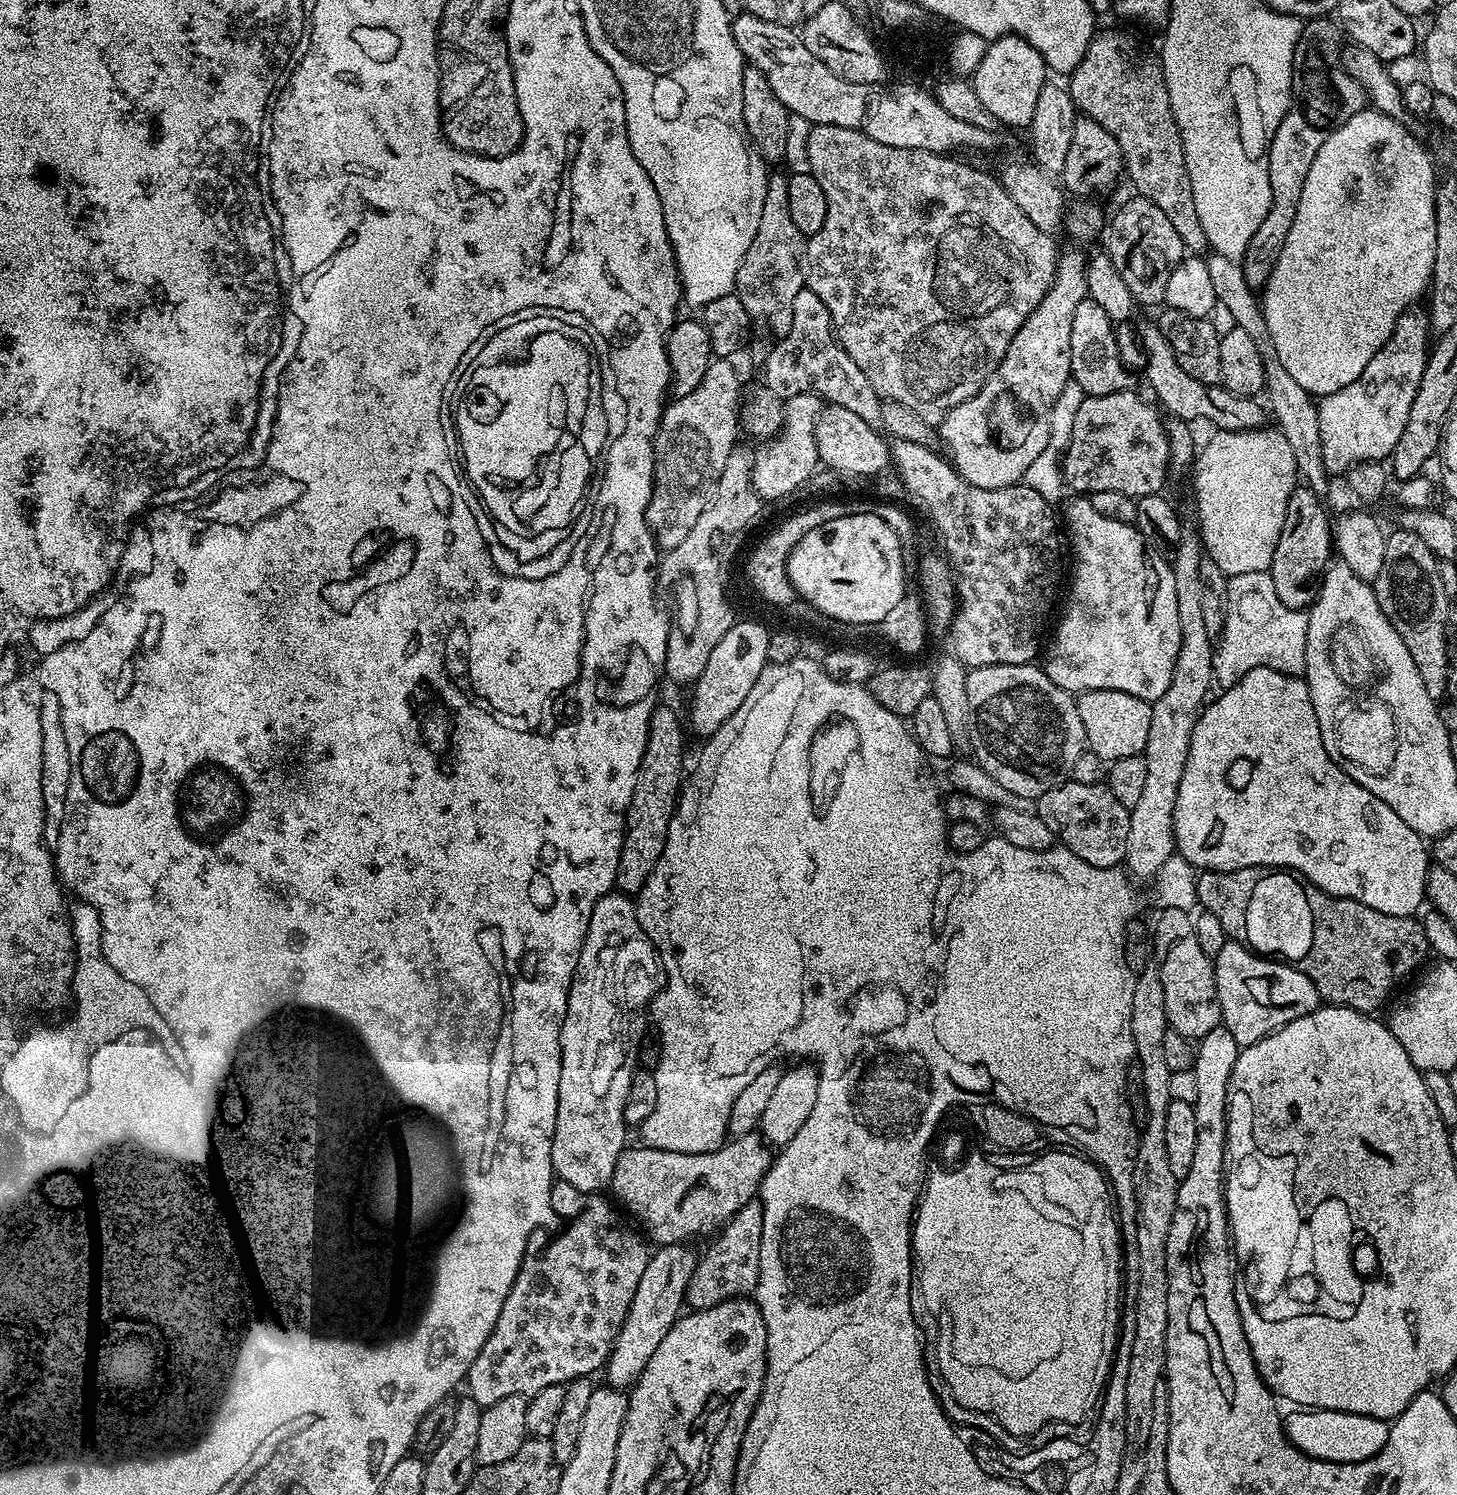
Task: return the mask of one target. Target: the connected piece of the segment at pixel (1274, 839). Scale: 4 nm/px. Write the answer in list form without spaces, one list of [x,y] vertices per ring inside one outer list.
[[[1255,668],[1246,673],[1238,683],[1225,687],[1221,692],[1224,693],[1212,705],[1209,703],[1196,717],[1196,725],[1192,731],[1186,766],[1176,795],[1176,809],[1172,815],[1174,844],[1178,852],[1181,852],[1194,867],[1209,872],[1233,872],[1239,868],[1263,869],[1265,866],[1271,866],[1276,870],[1291,870],[1303,877],[1309,885],[1327,892],[1329,896],[1345,896],[1347,900],[1357,900],[1382,914],[1412,916],[1415,908],[1420,903],[1423,905],[1426,900],[1424,883],[1420,881],[1420,876],[1416,876],[1416,880],[1396,880],[1396,876],[1392,876],[1392,868],[1384,868],[1384,864],[1376,868],[1376,864],[1372,864],[1372,852],[1376,852],[1376,848],[1352,848],[1352,844],[1348,844],[1348,832],[1344,832],[1344,836],[1332,836],[1336,828],[1324,828],[1324,824],[1320,824],[1320,804],[1312,804],[1312,800],[1320,800],[1320,772],[1328,772],[1328,763],[1332,761],[1332,757],[1324,749],[1307,683],[1287,672],[1275,672],[1272,668]]]

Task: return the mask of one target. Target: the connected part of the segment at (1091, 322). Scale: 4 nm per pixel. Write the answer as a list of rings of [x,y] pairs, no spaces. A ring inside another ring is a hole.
[[[1090,298],[1078,302],[1074,310],[1074,326],[1070,326],[1070,346],[1072,347],[1072,380],[1082,386],[1085,396],[1105,396],[1123,392],[1129,387],[1128,372],[1124,369],[1124,360],[1120,357],[1120,348],[1116,345],[1114,321],[1108,317],[1106,310]]]

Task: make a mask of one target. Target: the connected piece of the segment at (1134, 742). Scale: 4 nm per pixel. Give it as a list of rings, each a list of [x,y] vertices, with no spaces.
[[[1090,690],[1079,693],[1076,709],[1082,718],[1087,747],[1106,762],[1143,753],[1150,738],[1152,704],[1149,701],[1118,690]]]

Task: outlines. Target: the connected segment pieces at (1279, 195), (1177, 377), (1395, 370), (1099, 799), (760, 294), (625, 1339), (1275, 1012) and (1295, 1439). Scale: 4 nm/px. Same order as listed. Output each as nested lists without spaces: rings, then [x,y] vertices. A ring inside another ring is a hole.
[[[1308,22],[1303,25],[1302,35],[1294,50],[1292,67],[1295,111],[1290,110],[1285,114],[1268,147],[1270,210],[1266,218],[1262,218],[1262,224],[1254,230],[1242,261],[1244,282],[1253,290],[1263,289],[1272,277],[1272,267],[1280,257],[1280,246],[1294,222],[1294,214],[1298,214],[1298,198],[1302,198],[1302,186],[1306,182],[1306,174],[1310,174],[1310,162],[1314,162],[1314,154],[1318,154],[1318,146],[1322,146],[1326,135],[1325,129],[1320,129],[1308,116],[1340,116],[1336,118],[1345,121],[1366,108],[1366,93],[1360,84],[1339,63],[1331,64],[1324,57],[1320,40],[1326,39],[1328,32],[1320,24],[1323,23]]]
[[[1144,324],[1140,328],[1140,344],[1144,347],[1144,360],[1148,363],[1148,380],[1156,390],[1160,400],[1166,407],[1172,411],[1173,417],[1179,418],[1185,422],[1193,422],[1192,420],[1209,420],[1213,424],[1213,429],[1222,432],[1247,432],[1256,430],[1261,427],[1260,424],[1266,416],[1265,409],[1260,409],[1255,399],[1244,396],[1237,396],[1235,392],[1228,391],[1223,386],[1213,386],[1211,384],[1203,384],[1194,378],[1190,378],[1190,374],[1186,374],[1186,370],[1182,370],[1182,366],[1178,366],[1178,358],[1174,358],[1174,350],[1170,346],[1165,329],[1159,328],[1156,324]]]
[[[1416,311],[1403,312],[1392,337],[1370,362],[1366,362],[1366,370],[1362,370],[1350,386],[1342,386],[1342,390],[1334,390],[1334,394],[1319,397],[1317,420],[1321,458],[1328,474],[1355,469],[1369,462],[1387,461],[1394,446],[1398,446],[1398,438],[1402,438],[1410,418],[1410,406],[1416,401],[1416,391],[1430,351],[1428,313]]]
[[[1071,778],[1063,784],[1055,784],[1049,792],[1043,792],[1038,798],[1038,813],[1057,837],[1065,840],[1067,847],[1078,858],[1096,868],[1114,868],[1125,863],[1128,854],[1128,839],[1130,838],[1130,810],[1114,798],[1111,788],[1103,783],[1087,784]]]
[[[773,171],[768,177],[768,193],[760,226],[756,231],[756,243],[751,252],[744,258],[744,266],[740,277],[736,279],[738,295],[742,306],[746,308],[751,319],[765,320],[772,328],[783,329],[789,323],[789,309],[794,302],[794,294],[798,294],[801,288],[805,287],[806,276],[802,271],[802,265],[806,260],[806,240],[801,236],[798,226],[794,226],[794,218],[788,209],[788,181],[787,175],[783,176],[780,172]]]
[[[684,1242],[666,1244],[657,1247],[649,1255],[646,1270],[642,1270],[642,1279],[638,1282],[638,1290],[634,1290],[634,1298],[616,1330],[616,1338],[606,1357],[607,1383],[611,1387],[624,1390],[635,1384],[646,1362],[650,1362],[654,1355],[654,1350],[658,1350],[658,1342],[662,1342],[670,1326],[680,1319],[686,1304],[688,1283],[698,1259],[697,1253],[692,1253],[688,1247]]]
[[[1226,942],[1215,953],[1220,1019],[1237,1045],[1247,1046],[1277,1032],[1294,1018],[1315,1012],[1322,1001],[1307,971],[1276,958],[1265,958],[1240,942]]]
[[[1297,1409],[1285,1415],[1285,1436],[1296,1448],[1316,1460],[1334,1461],[1336,1464],[1354,1464],[1374,1457],[1385,1445],[1389,1423],[1352,1412],[1324,1409]]]

